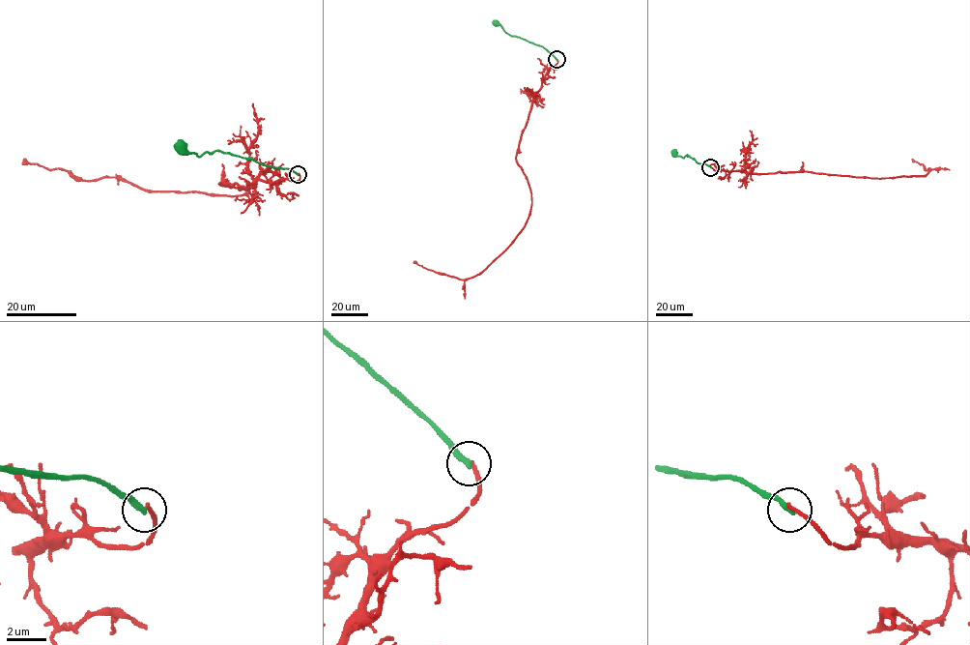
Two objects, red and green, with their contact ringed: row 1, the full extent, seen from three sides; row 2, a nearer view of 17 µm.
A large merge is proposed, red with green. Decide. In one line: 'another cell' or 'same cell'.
another cell

